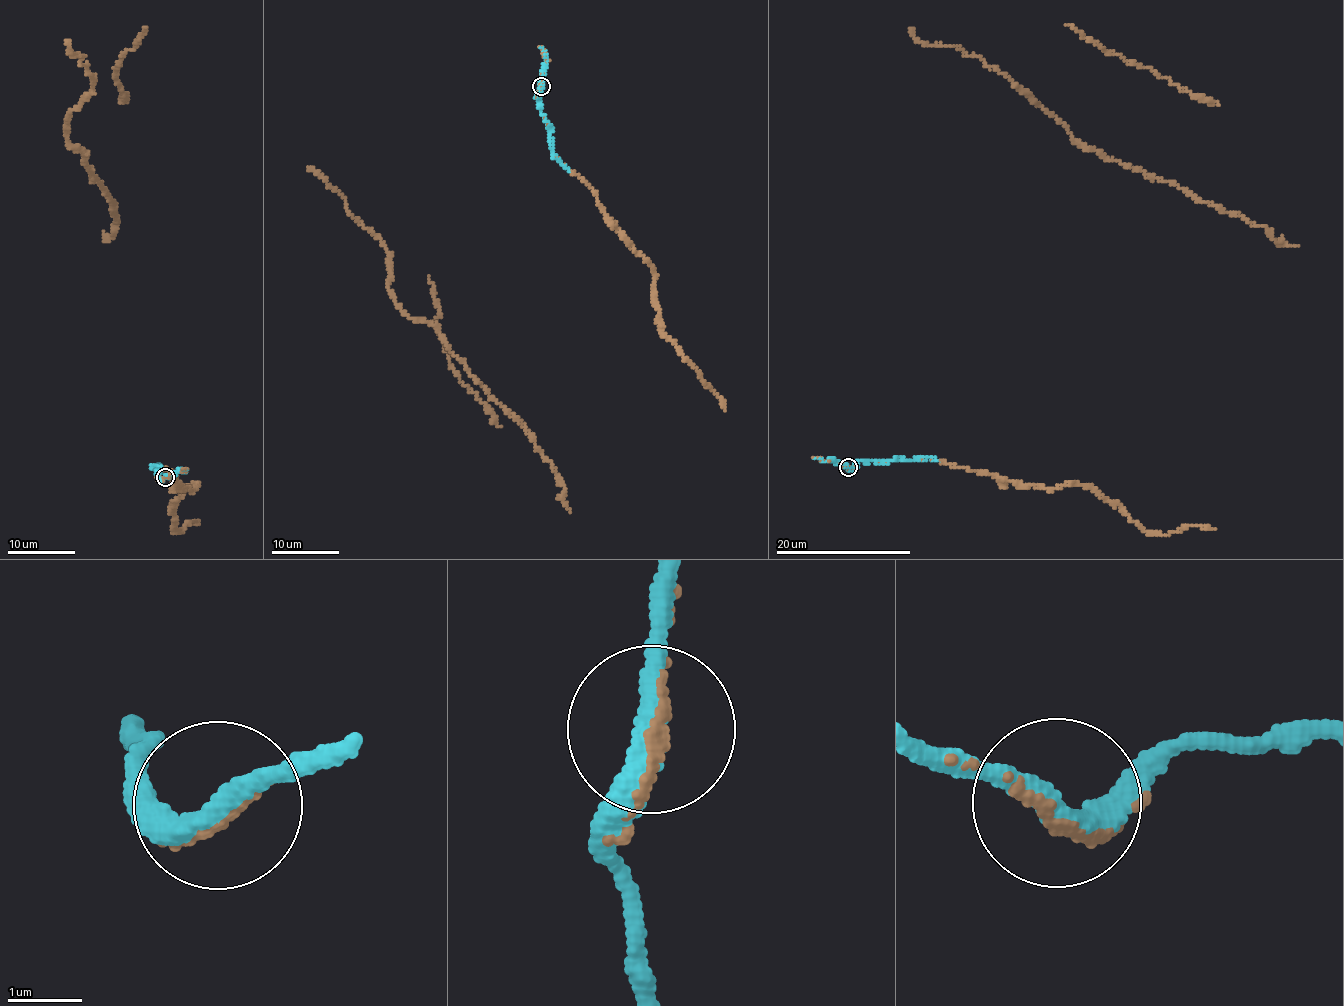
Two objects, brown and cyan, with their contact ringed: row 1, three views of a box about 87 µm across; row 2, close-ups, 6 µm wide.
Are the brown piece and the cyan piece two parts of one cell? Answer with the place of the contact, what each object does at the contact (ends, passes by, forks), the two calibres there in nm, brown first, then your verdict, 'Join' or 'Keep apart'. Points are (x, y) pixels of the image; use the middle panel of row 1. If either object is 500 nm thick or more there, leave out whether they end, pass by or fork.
Place: (541, 86). At the ring brown passes by. At the ring cyan passes by. Thickness 100 nm (brown) against 320 nm. Join

